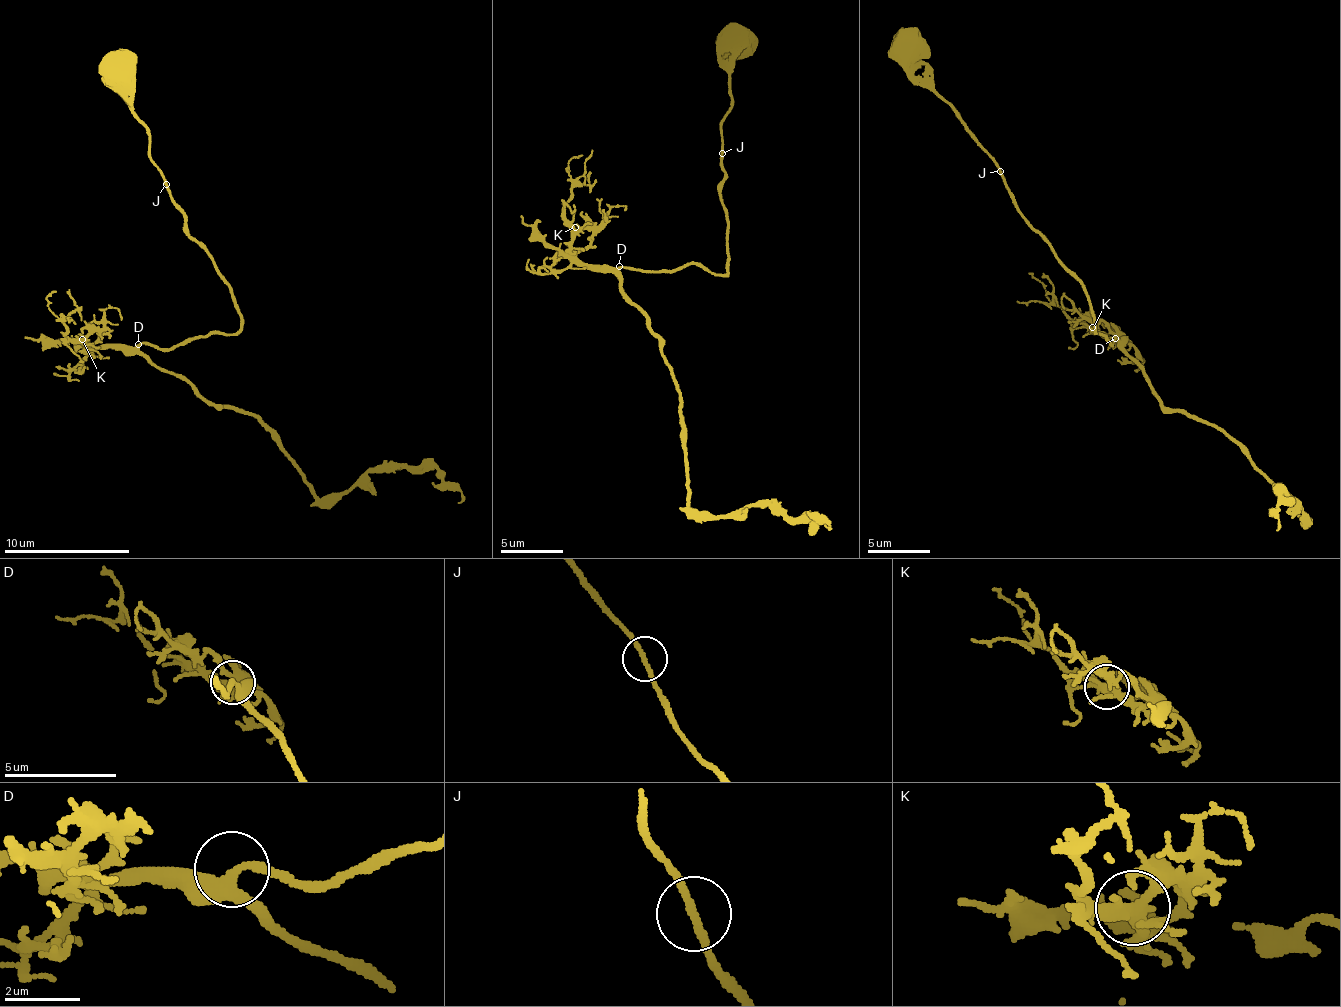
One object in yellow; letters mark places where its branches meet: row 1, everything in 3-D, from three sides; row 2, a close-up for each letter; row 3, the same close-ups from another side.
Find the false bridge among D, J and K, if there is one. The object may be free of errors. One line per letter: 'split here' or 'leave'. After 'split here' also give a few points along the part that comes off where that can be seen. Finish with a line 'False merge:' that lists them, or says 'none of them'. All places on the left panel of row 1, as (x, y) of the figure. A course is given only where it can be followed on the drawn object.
D: leave
J: leave
K: leave
False merge: none of them

